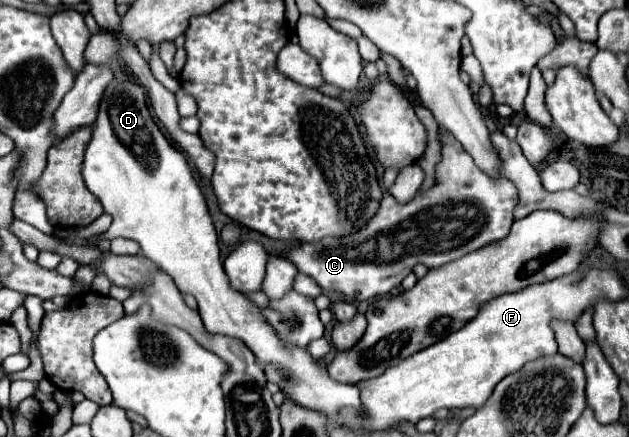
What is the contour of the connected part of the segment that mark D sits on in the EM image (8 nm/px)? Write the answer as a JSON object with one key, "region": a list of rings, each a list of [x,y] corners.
{"region":[[[117,75],[109,89],[103,95],[97,123],[93,125],[93,139],[87,145],[85,161],[83,161],[83,179],[89,187],[89,191],[101,201],[105,213],[113,217],[113,223],[109,231],[105,233],[107,239],[125,237],[133,239],[141,245],[141,251],[149,261],[153,261],[157,267],[161,267],[177,285],[181,293],[191,293],[199,303],[199,315],[205,323],[205,329],[209,333],[219,333],[225,337],[235,337],[243,341],[261,363],[267,381],[277,383],[279,389],[297,405],[319,411],[325,417],[333,419],[341,413],[341,409],[363,409],[359,399],[359,387],[347,385],[335,381],[325,365],[319,365],[319,359],[315,359],[307,349],[289,345],[287,341],[281,341],[275,329],[269,325],[269,321],[263,317],[261,309],[243,293],[235,291],[229,285],[229,279],[223,271],[221,263],[221,251],[217,243],[217,233],[211,221],[211,215],[207,211],[205,197],[193,177],[193,169],[185,157],[183,151],[175,149],[167,137],[161,133],[161,129],[155,125],[147,103],[145,103],[145,91],[141,85],[131,85],[123,75]]]}

